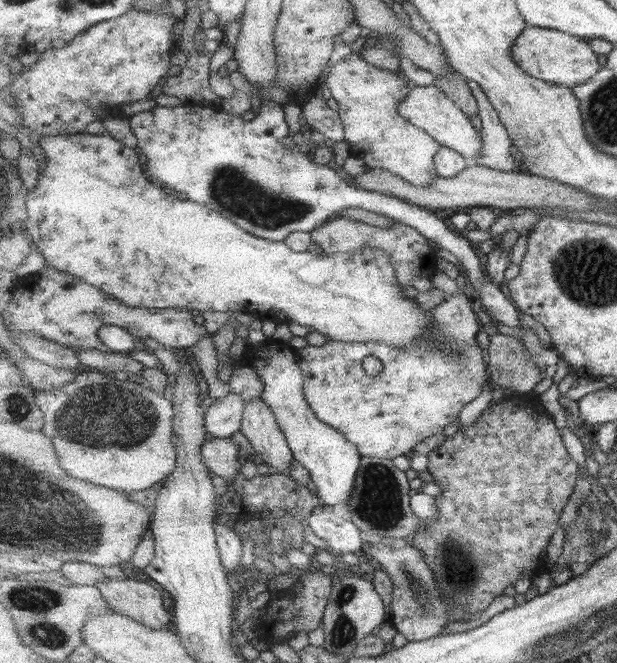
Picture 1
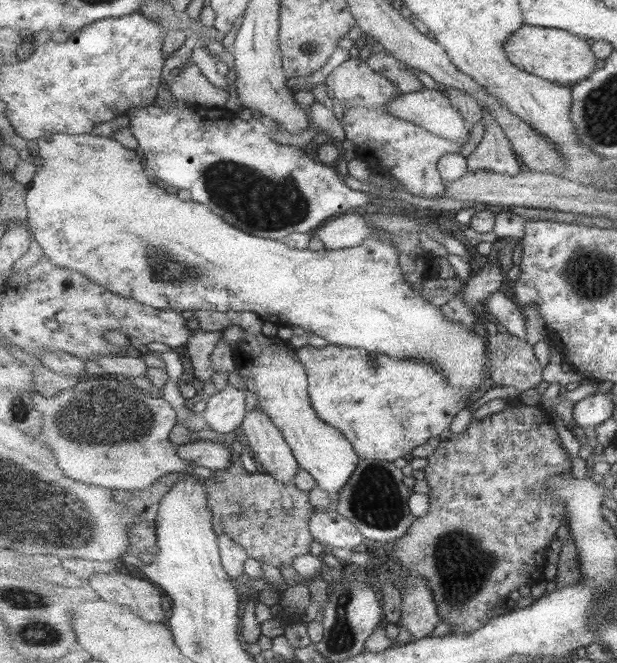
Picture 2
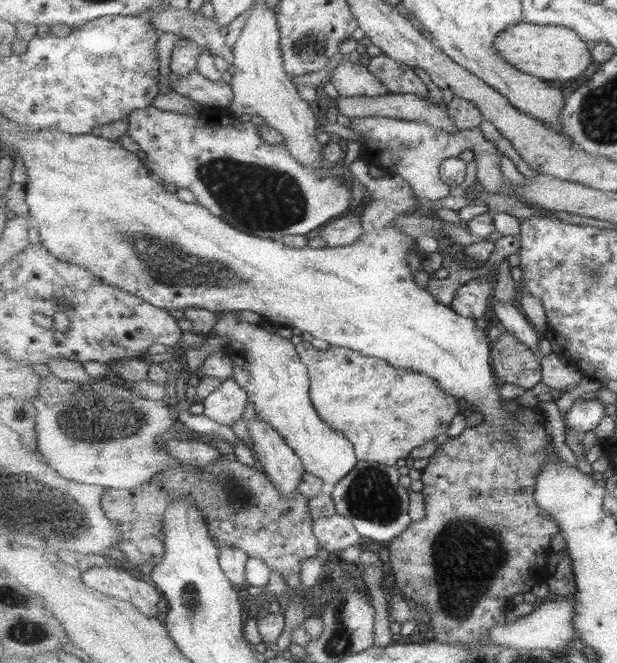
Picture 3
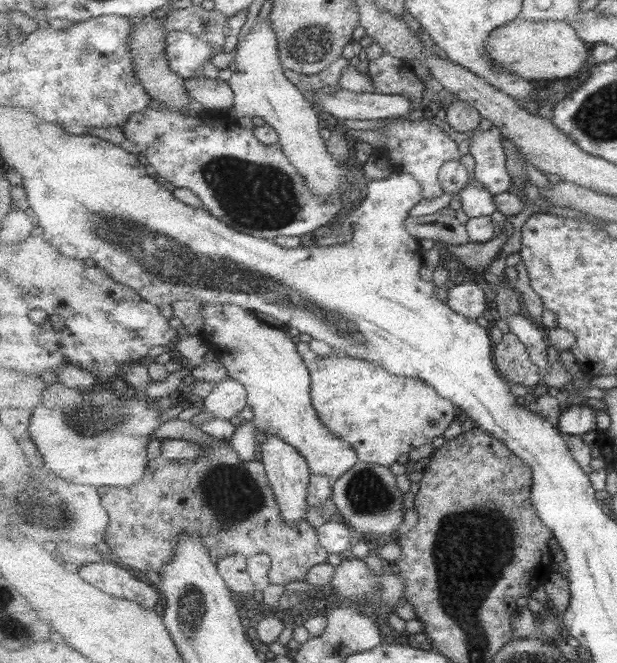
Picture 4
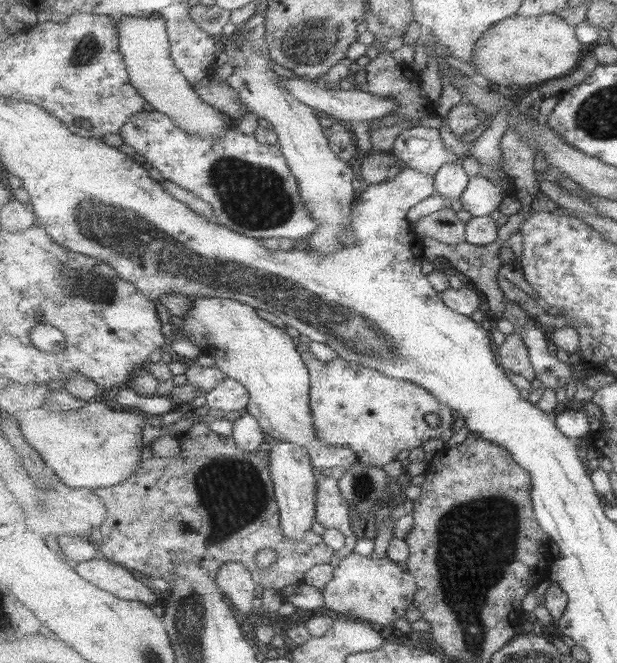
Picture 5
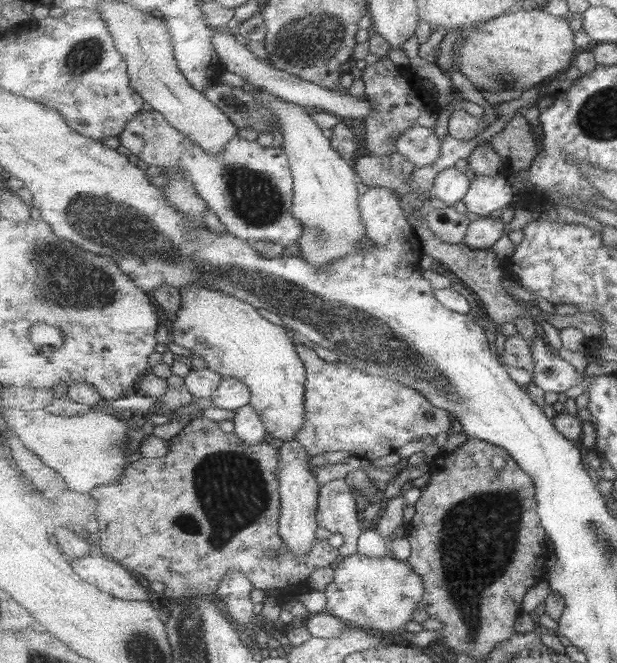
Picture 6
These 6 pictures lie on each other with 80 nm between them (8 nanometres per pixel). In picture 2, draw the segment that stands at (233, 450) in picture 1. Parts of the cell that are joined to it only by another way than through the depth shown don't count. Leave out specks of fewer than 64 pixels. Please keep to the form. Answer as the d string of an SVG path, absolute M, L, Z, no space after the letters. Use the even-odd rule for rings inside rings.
M194 441L178 446L178 453L183 460L193 465L205 466L212 471L230 467L237 457L229 452L231 448L225 444L209 441Z

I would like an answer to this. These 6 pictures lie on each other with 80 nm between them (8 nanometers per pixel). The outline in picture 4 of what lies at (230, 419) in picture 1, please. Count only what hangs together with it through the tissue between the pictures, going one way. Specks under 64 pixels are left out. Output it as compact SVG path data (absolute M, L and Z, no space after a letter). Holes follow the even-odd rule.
M227 379L216 384L206 396L203 410L223 420L237 416L249 404L248 392L240 381Z

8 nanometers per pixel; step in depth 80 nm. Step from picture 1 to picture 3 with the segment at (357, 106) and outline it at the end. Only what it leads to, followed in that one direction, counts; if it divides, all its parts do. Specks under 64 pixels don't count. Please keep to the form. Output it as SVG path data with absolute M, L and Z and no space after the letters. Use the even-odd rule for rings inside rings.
M341 62L334 69L330 82L337 90L339 96L376 97L385 96L390 93L386 89L386 86L372 72L369 72L367 67L363 67L360 63ZM361 117L351 119L351 130L359 133L363 160L381 166L389 175L401 175L412 184L418 198L441 200L449 196L449 185L441 178L440 170L444 160L457 158L467 149L473 150L476 160L481 162L478 182L489 193L497 193L504 188L505 173L501 166L501 155L491 140L483 136L480 129L465 129L449 132L432 127L426 122L399 120L387 117Z

